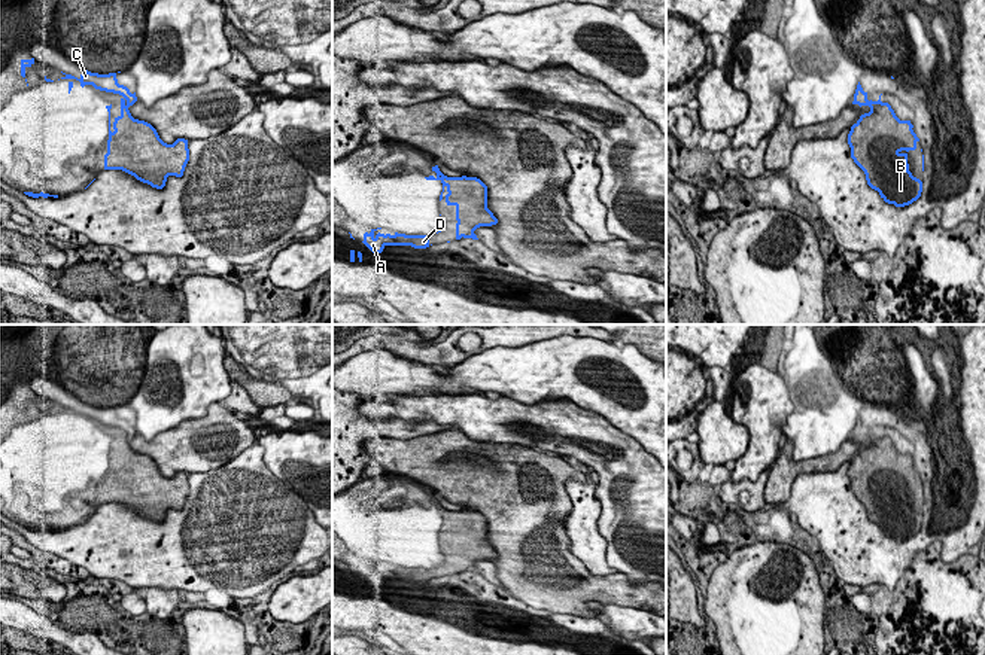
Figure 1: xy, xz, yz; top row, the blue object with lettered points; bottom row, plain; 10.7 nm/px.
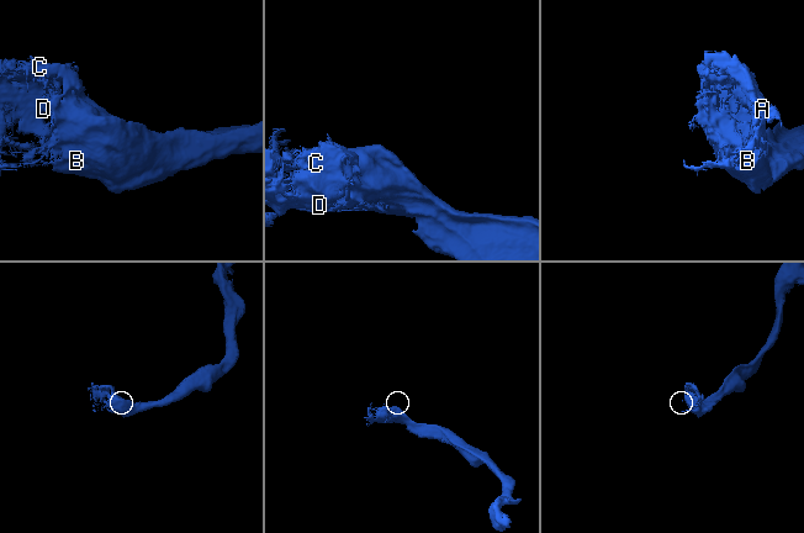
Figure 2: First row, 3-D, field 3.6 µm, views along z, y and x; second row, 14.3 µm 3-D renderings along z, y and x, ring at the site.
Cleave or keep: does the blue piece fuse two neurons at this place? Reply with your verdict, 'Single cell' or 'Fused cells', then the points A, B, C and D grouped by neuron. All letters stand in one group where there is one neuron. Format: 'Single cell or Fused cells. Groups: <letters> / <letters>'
Single cell. Groups: A B C D

